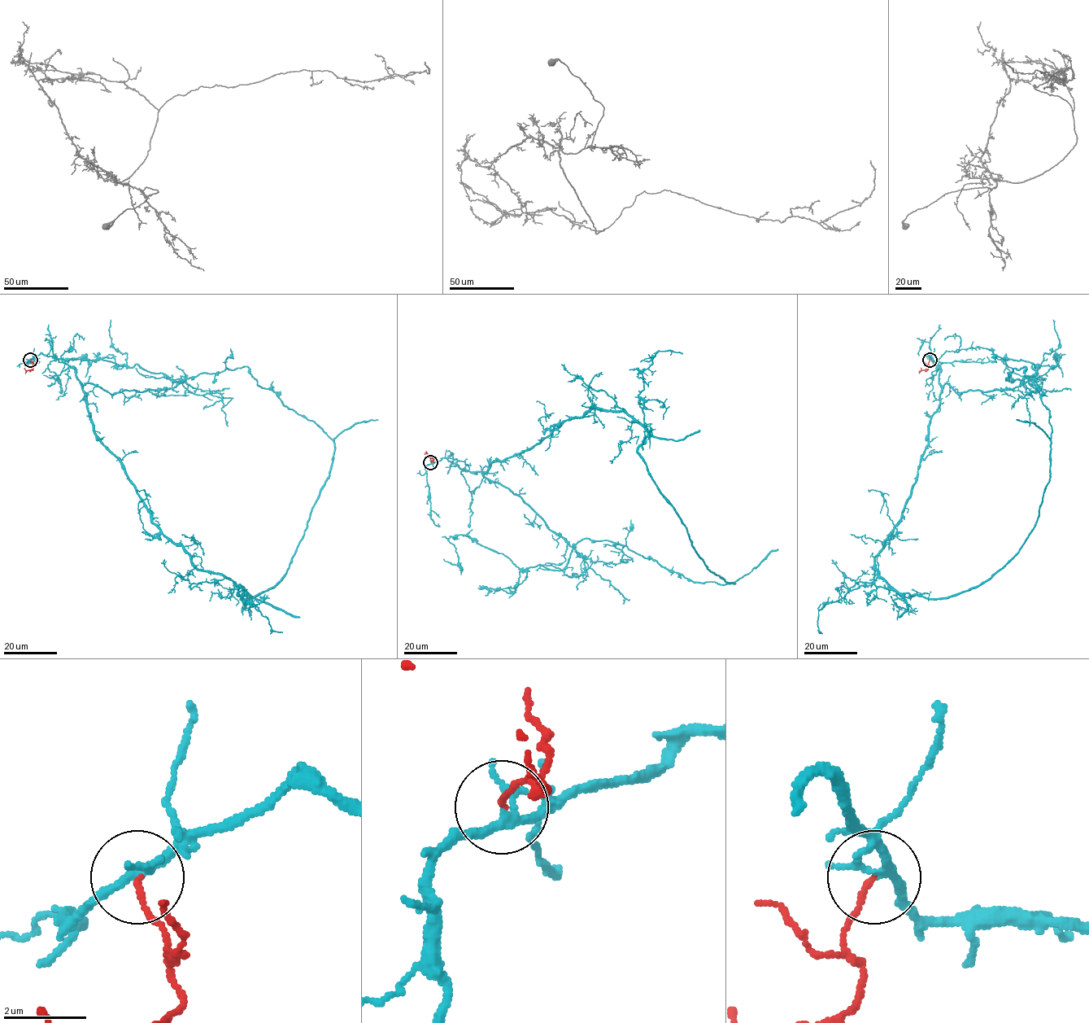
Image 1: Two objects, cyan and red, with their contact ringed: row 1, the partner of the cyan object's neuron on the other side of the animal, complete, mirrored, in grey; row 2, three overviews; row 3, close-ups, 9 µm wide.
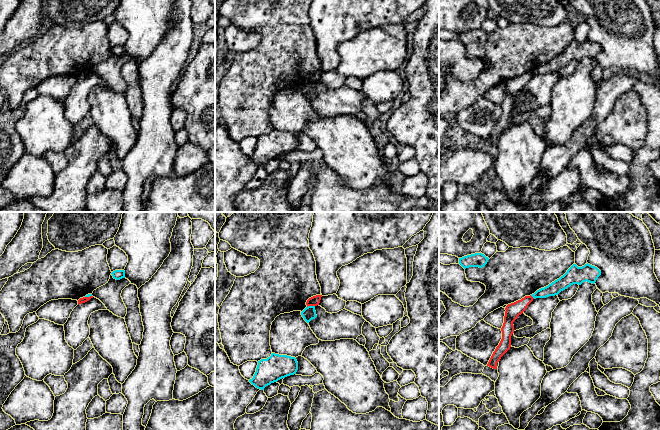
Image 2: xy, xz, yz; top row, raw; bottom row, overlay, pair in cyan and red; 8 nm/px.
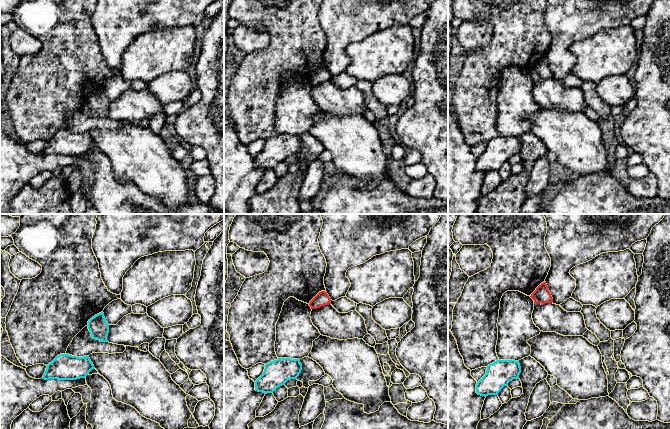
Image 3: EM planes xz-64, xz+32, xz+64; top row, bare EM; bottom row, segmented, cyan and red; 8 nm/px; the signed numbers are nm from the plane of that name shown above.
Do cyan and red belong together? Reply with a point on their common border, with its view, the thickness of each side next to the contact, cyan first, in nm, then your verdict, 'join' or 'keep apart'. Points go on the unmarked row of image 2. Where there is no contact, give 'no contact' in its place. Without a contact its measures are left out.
meets cyan in xz at (310, 82); 110 nm thick on the cyan side, 80 nm on the other; keep apart

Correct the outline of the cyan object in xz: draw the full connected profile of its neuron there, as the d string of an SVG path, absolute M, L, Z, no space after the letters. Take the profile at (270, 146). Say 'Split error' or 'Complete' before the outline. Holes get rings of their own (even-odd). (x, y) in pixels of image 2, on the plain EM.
Complete. M272 129L267 135L258 137L256 148L249 158L264 166L271 159L296 150L297 146L298 138L295 133Z

